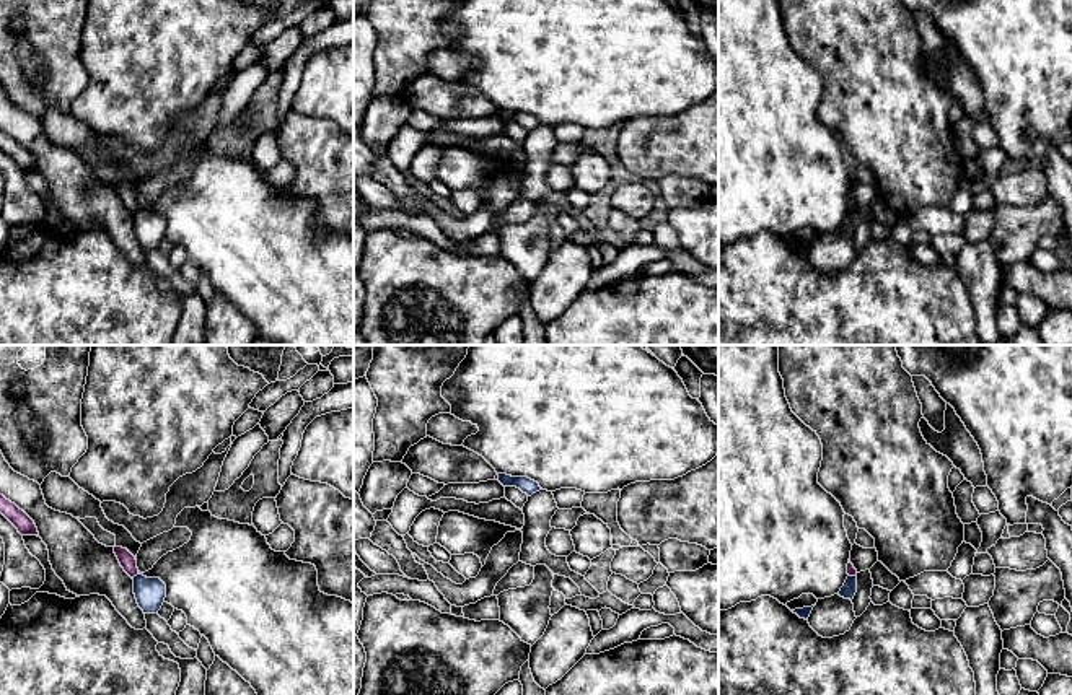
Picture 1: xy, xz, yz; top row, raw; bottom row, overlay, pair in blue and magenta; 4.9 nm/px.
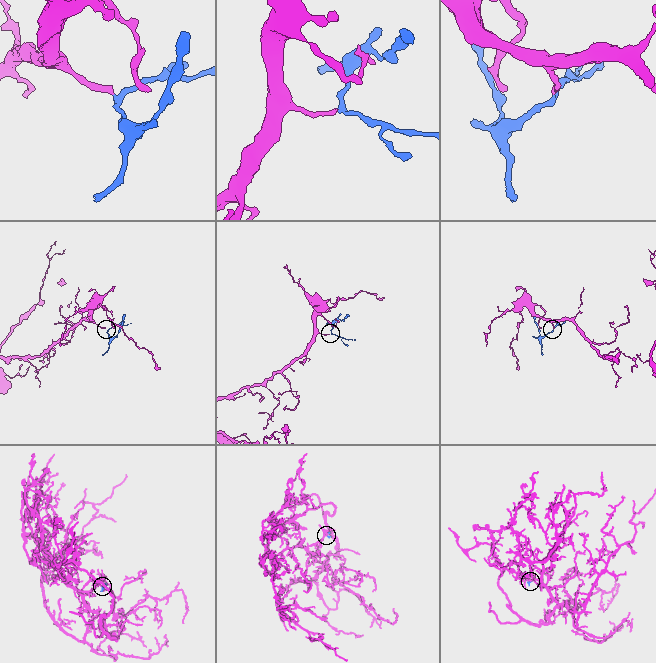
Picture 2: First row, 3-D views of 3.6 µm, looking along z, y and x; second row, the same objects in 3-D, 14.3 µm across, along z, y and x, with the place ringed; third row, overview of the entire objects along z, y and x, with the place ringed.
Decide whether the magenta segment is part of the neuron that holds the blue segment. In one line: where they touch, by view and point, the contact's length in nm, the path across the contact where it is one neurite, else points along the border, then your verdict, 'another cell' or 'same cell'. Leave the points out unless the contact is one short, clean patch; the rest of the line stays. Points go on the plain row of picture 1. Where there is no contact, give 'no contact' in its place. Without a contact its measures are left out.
meets blue in xy at (137, 210); contact 50 nm long; border along xy (139, 209), (132, 214); another cell

